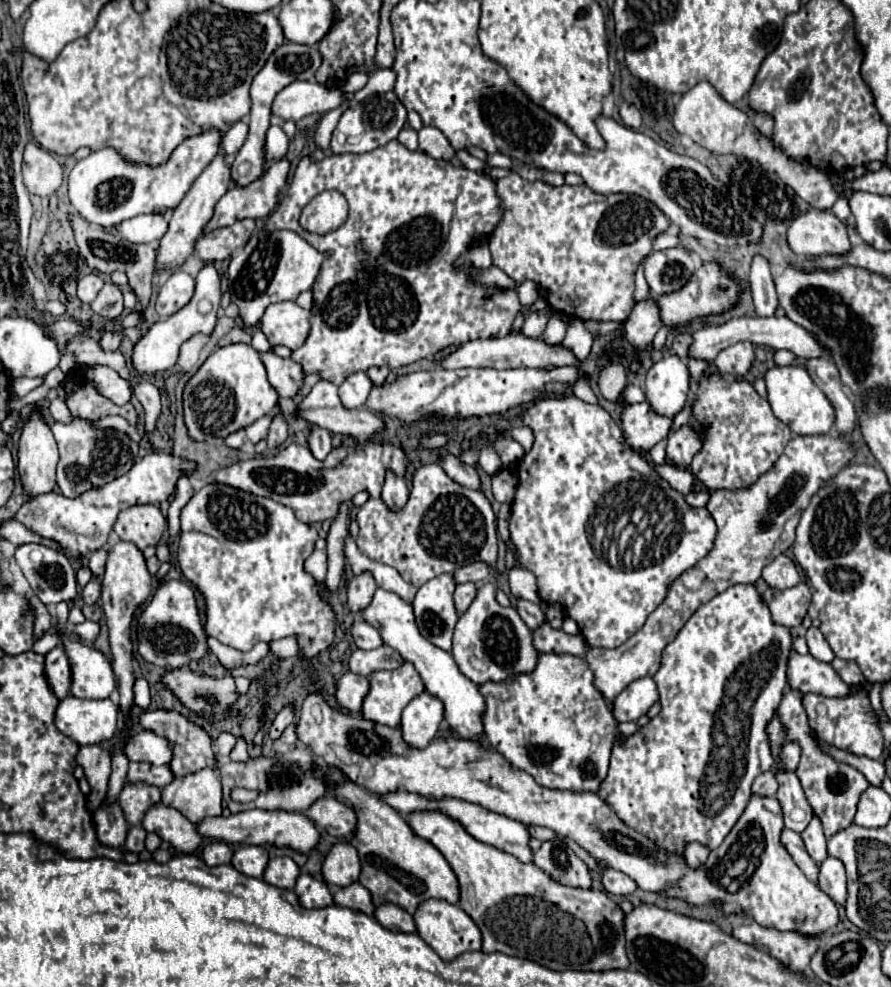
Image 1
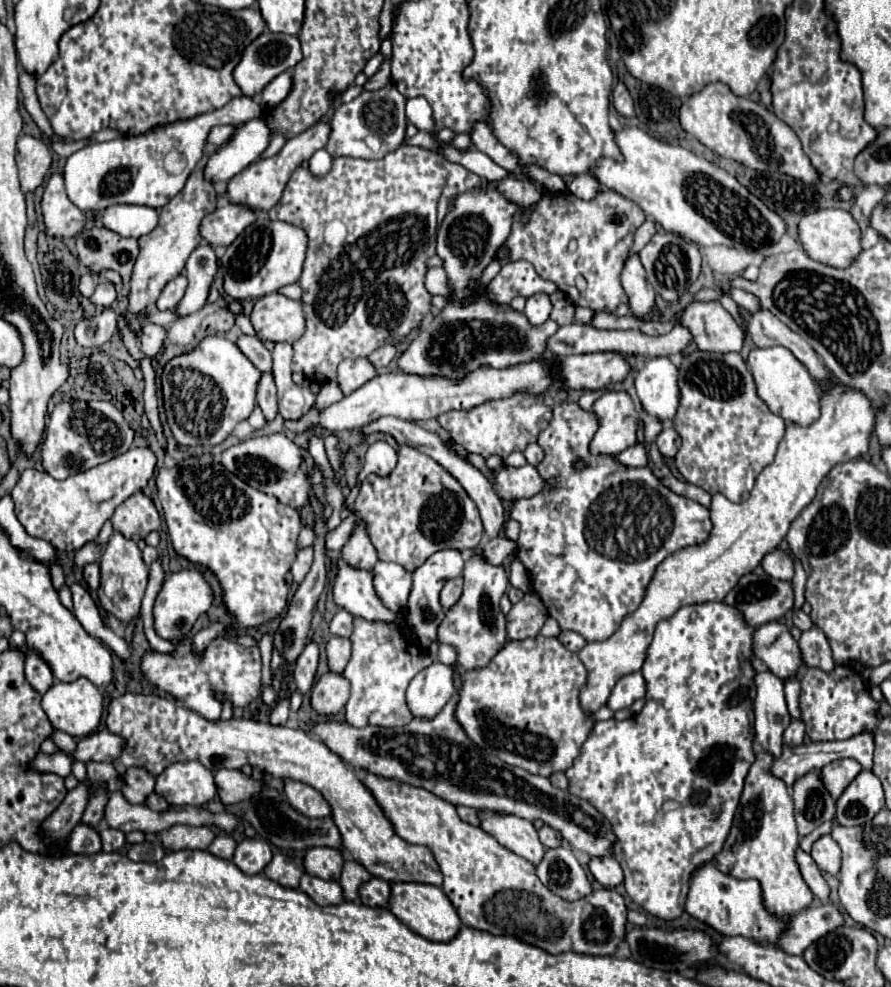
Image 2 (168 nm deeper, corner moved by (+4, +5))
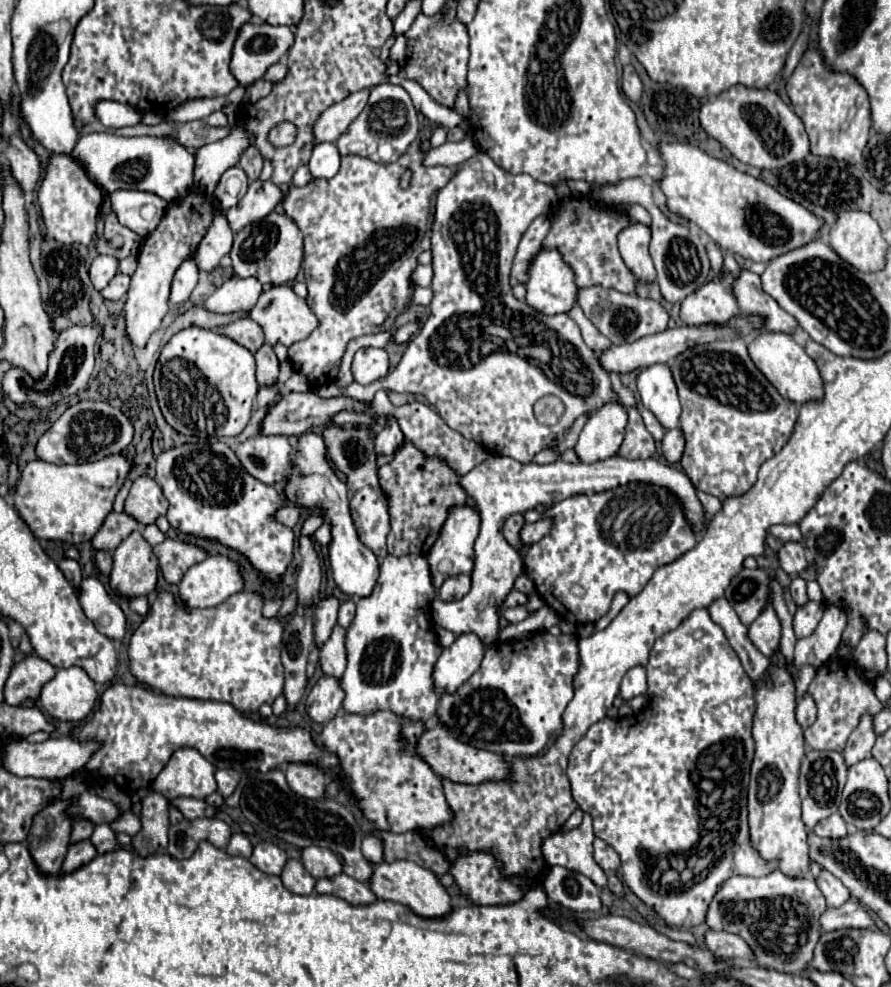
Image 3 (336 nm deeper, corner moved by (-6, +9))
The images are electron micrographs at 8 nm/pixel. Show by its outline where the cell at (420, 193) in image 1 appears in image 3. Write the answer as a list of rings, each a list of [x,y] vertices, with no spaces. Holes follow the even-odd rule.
[[[416,139],[396,163],[372,163],[370,159],[348,155],[342,157],[342,167],[336,177],[312,179],[304,187],[290,185],[282,201],[286,215],[300,227],[304,235],[304,275],[308,285],[308,305],[320,321],[308,339],[288,347],[288,359],[296,371],[310,379],[312,387],[330,385],[336,381],[338,367],[350,339],[390,331],[396,317],[412,305],[412,273],[418,267],[418,255],[430,249],[434,195],[456,173],[452,167],[444,165],[428,167],[422,163],[424,157],[426,153],[420,147],[420,139]],[[406,169],[412,171],[412,179],[410,185],[402,189],[400,177]]]

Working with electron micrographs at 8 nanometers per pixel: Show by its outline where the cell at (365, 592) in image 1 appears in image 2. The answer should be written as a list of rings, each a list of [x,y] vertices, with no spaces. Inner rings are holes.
[[[364,521],[356,523],[354,531],[350,533],[350,539],[342,547],[342,557],[348,565],[358,567],[358,569],[372,569],[374,563],[378,561],[376,549],[368,537]]]

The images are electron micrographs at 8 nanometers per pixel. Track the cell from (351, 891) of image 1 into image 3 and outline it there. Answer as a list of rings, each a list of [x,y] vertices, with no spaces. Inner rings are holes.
[[[366,835],[362,841],[362,855],[374,865],[382,863],[382,843],[374,835]]]

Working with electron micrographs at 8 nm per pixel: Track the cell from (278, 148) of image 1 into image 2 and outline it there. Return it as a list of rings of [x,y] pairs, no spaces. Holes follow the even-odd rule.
[[[256,118],[247,122],[243,128],[235,129],[230,141],[220,145],[216,153],[208,157],[204,167],[206,179],[210,183],[224,185],[242,169],[246,169],[252,161],[256,161],[262,151],[270,143],[270,129],[263,118]]]

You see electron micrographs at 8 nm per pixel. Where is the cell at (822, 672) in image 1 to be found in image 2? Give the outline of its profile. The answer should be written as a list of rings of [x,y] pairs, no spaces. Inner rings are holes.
[[[778,621],[754,629],[754,655],[780,679],[796,675],[798,667],[802,667],[798,643],[788,627]]]

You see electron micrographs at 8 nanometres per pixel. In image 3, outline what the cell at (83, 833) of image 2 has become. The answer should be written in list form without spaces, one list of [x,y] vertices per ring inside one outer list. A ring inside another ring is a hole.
[[[90,839],[72,843],[72,845],[68,847],[68,855],[66,855],[66,859],[64,859],[62,871],[74,871],[76,867],[92,861],[96,855],[98,855],[98,851],[96,851],[96,847],[92,845]]]

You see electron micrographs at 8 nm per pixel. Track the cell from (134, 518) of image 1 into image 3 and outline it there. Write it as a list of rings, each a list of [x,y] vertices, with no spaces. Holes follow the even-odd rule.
[[[140,477],[134,481],[128,499],[124,503],[124,513],[134,517],[140,525],[154,525],[160,515],[166,515],[168,501],[164,499],[160,485],[150,477]]]

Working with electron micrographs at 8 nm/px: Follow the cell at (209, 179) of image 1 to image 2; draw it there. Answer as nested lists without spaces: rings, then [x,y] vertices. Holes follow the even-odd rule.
[[[194,171],[188,177],[182,191],[160,209],[160,221],[154,227],[154,231],[150,231],[148,235],[138,239],[140,255],[134,263],[134,271],[130,277],[130,293],[128,293],[128,313],[130,315],[144,317],[148,305],[156,303],[164,285],[182,273],[186,259],[202,241],[198,227],[200,227],[202,219],[210,211],[216,209],[216,203],[218,203],[218,193],[216,193],[214,185],[204,181],[202,171]]]

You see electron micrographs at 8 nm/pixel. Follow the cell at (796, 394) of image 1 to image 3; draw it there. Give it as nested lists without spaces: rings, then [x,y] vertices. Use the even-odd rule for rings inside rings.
[[[760,333],[748,343],[750,357],[754,365],[764,373],[764,377],[778,389],[782,397],[788,397],[796,405],[804,405],[810,401],[820,401],[824,397],[824,383],[816,363],[806,355],[804,347],[800,347],[792,335],[788,333]]]

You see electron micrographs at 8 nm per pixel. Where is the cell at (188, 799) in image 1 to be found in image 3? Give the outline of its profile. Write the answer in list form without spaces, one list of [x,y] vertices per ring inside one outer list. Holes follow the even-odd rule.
[[[178,749],[152,787],[166,799],[194,797],[206,799],[216,791],[214,767],[194,749]]]

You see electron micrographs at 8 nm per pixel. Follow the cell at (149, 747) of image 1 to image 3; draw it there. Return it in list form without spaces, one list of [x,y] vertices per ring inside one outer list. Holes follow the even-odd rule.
[[[62,737],[62,739],[48,739],[44,743],[28,743],[26,739],[20,739],[20,741],[14,741],[8,747],[4,747],[4,767],[8,767],[8,771],[12,771],[14,775],[20,775],[20,777],[64,779],[76,771],[82,771],[100,747],[102,745],[96,739],[78,741],[72,737]]]

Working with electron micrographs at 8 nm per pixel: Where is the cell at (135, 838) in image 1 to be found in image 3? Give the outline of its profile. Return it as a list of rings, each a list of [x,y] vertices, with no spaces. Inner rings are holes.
[[[108,823],[98,825],[90,839],[92,839],[92,843],[96,843],[98,853],[114,851],[114,849],[116,849],[116,845],[118,845],[118,841],[116,841],[116,833],[114,833],[114,829],[112,829]]]

